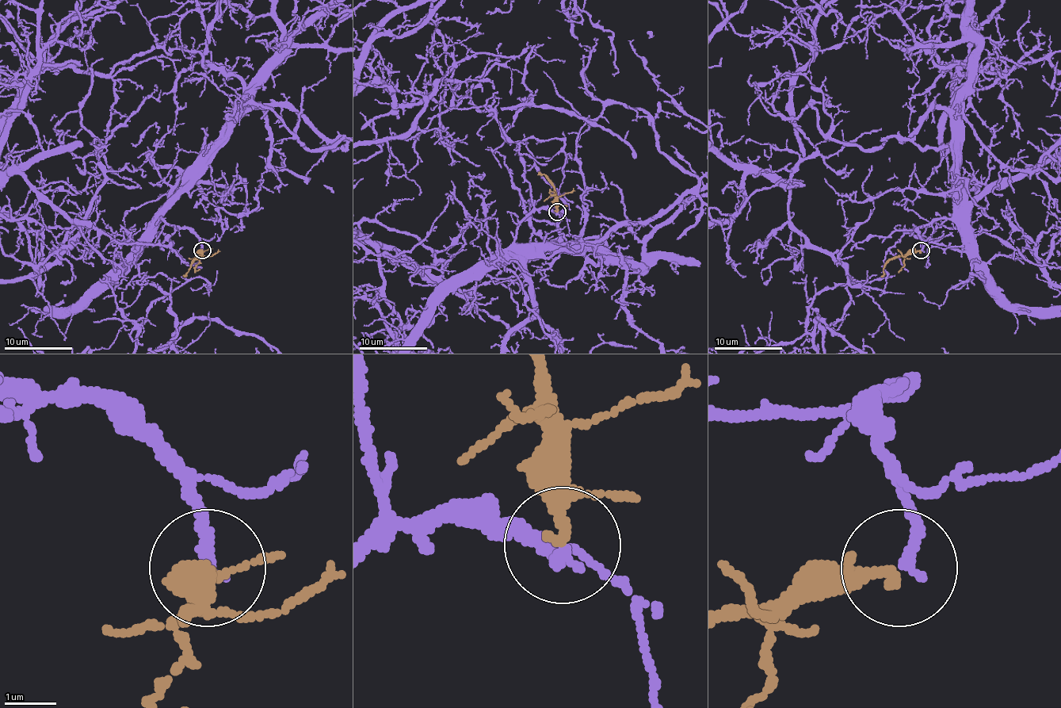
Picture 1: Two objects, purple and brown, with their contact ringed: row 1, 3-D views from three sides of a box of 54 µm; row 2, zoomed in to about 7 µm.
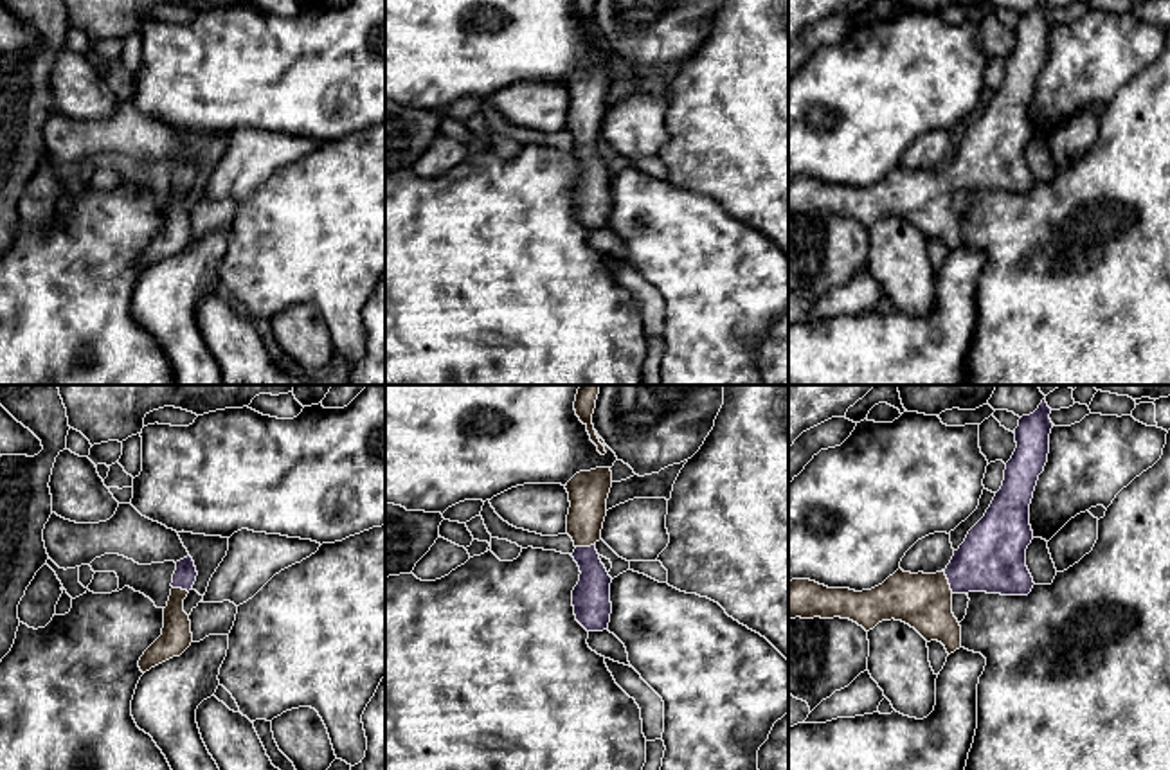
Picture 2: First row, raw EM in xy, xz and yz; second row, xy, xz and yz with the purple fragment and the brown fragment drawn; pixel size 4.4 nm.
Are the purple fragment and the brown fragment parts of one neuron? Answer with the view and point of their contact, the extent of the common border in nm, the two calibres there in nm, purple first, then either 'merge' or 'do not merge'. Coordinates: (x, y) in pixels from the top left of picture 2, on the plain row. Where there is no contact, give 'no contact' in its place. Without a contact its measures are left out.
yz (949, 179) | 120 nm | 300/260 nm | merge

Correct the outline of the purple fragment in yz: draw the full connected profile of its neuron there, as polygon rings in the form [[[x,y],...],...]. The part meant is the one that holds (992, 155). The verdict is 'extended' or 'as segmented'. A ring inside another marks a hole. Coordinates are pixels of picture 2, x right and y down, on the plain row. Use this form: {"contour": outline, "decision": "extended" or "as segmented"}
{"contour": [[[1040,0],[1039,5],[1019,16],[1015,25],[1017,45],[1006,59],[1004,77],[995,90],[985,113],[968,128],[965,139],[954,148],[945,167],[936,171],[911,171],[898,166],[882,182],[855,189],[850,185],[828,185],[810,176],[792,176],[788,180],[788,216],[850,216],[866,228],[882,218],[902,218],[914,225],[927,239],[938,237],[947,250],[961,245],[961,223],[952,210],[952,192],[968,189],[986,189],[1001,192],[1028,192],[1033,185],[1033,175],[1026,164],[1026,146],[1033,137],[1030,122],[1030,101],[1044,68],[1049,50],[1049,31],[1053,20],[1051,5]]], "decision": "extended"}

